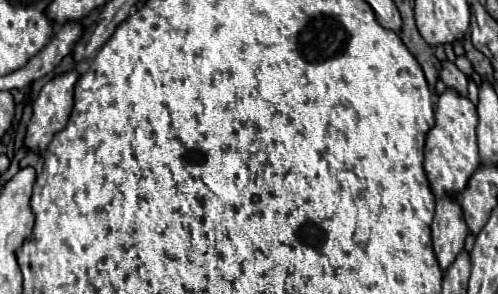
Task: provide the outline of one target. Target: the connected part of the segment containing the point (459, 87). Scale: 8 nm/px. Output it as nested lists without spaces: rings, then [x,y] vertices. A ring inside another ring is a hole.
[[[450,61],[442,63],[440,79],[446,83],[446,87],[452,87],[458,95],[462,95],[462,97],[468,95],[468,79],[462,71],[458,71],[458,67],[454,63],[450,63]]]

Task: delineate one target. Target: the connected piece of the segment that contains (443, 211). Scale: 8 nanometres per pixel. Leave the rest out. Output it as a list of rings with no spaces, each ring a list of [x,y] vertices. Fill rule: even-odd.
[[[456,197],[438,199],[436,215],[432,221],[432,245],[442,271],[448,271],[454,259],[462,253],[466,235],[468,235],[468,227],[464,223],[462,209]]]

